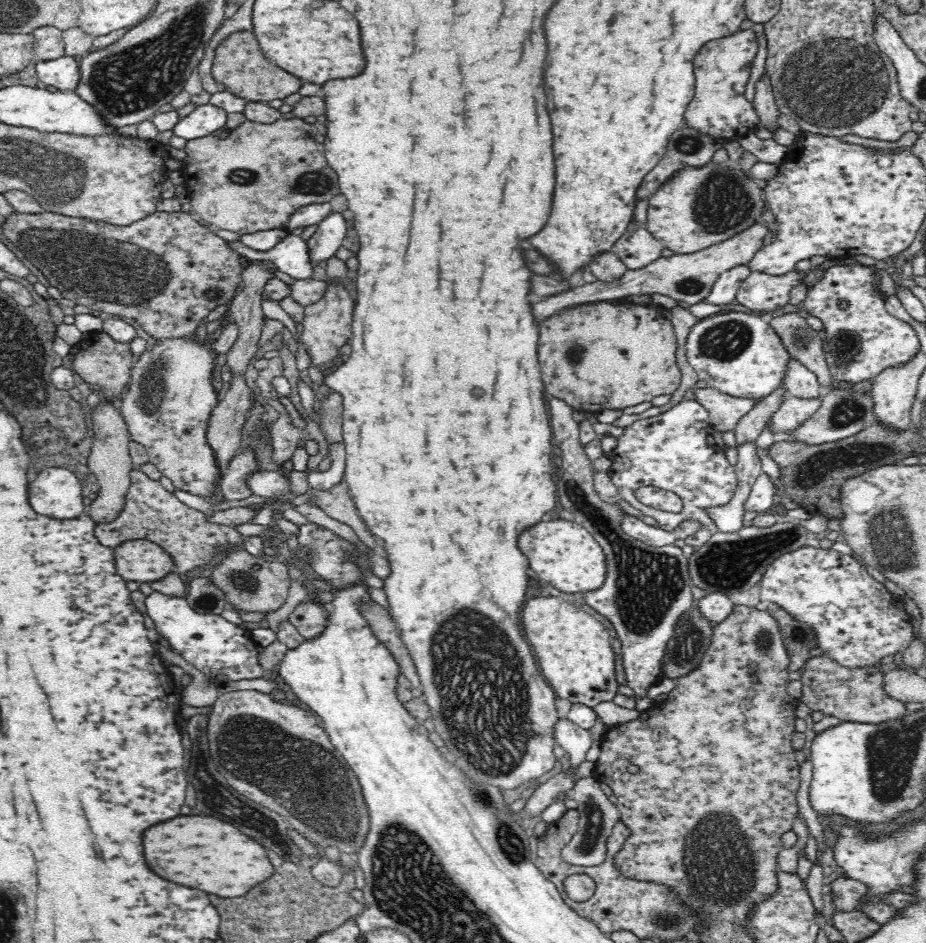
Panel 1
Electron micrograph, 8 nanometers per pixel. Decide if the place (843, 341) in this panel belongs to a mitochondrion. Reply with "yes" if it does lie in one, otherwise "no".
yes

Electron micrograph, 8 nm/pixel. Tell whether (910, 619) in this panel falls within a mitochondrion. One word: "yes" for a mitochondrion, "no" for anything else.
no

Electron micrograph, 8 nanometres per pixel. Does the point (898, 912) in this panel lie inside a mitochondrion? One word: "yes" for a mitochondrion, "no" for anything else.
no

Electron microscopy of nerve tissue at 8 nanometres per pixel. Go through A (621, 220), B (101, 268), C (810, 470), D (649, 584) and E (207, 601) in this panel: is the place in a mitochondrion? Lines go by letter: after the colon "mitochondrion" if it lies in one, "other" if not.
A: other
B: mitochondrion
C: mitochondrion
D: mitochondrion
E: mitochondrion

